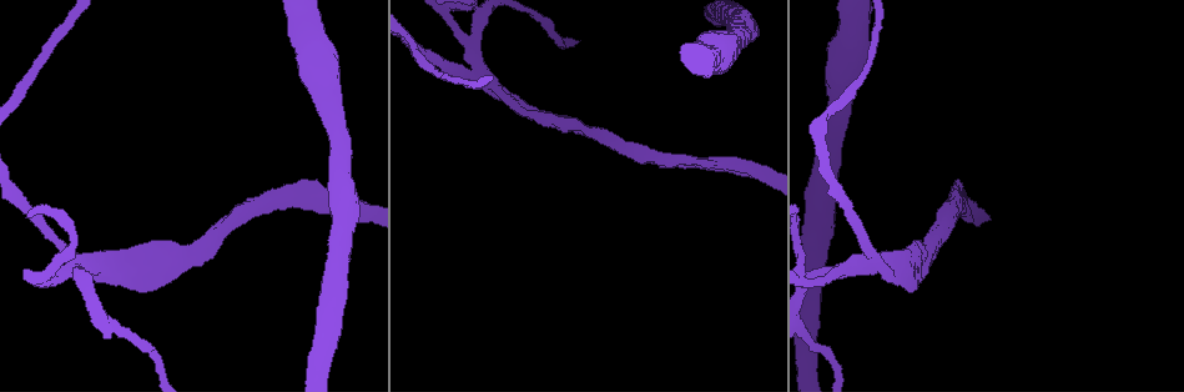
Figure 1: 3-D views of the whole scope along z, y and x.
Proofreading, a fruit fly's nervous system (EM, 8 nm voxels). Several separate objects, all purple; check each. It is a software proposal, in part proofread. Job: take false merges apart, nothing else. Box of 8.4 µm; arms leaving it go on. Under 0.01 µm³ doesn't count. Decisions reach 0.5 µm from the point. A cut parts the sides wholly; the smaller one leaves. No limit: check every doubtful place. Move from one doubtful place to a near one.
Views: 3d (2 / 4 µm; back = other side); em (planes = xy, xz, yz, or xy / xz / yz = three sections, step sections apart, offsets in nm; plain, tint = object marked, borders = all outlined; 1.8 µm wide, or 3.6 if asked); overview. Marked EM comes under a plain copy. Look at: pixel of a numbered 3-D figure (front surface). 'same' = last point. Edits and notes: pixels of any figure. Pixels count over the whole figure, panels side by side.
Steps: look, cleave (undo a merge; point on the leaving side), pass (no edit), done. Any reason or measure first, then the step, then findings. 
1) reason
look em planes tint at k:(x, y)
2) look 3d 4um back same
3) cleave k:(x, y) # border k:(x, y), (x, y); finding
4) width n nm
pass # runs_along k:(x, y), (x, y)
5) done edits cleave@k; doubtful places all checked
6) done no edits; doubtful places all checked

arms part here
look em planes tint at 1:(82, 259)

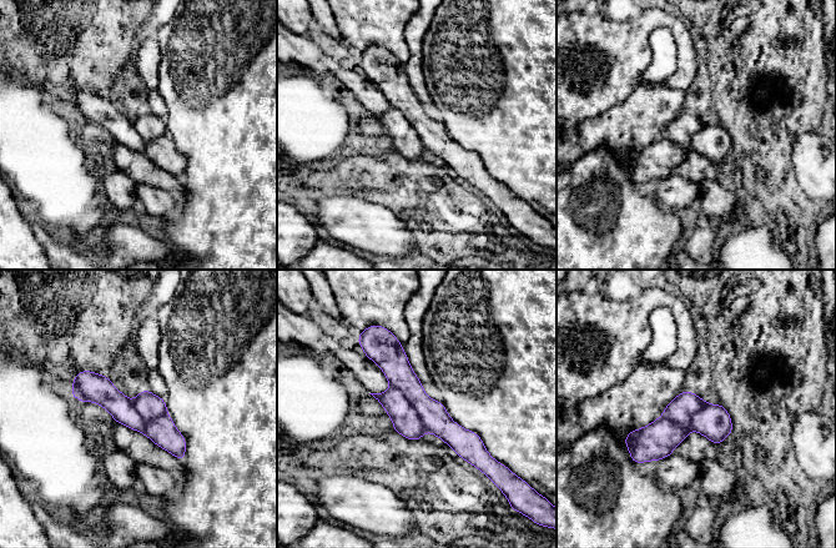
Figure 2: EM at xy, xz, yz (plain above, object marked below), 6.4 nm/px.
pass # runs_along 2:(391, 340), (406, 388), (472, 459); all the same neuron

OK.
abrupt turn
look em xy step 4 tint at 1:(540, 113)

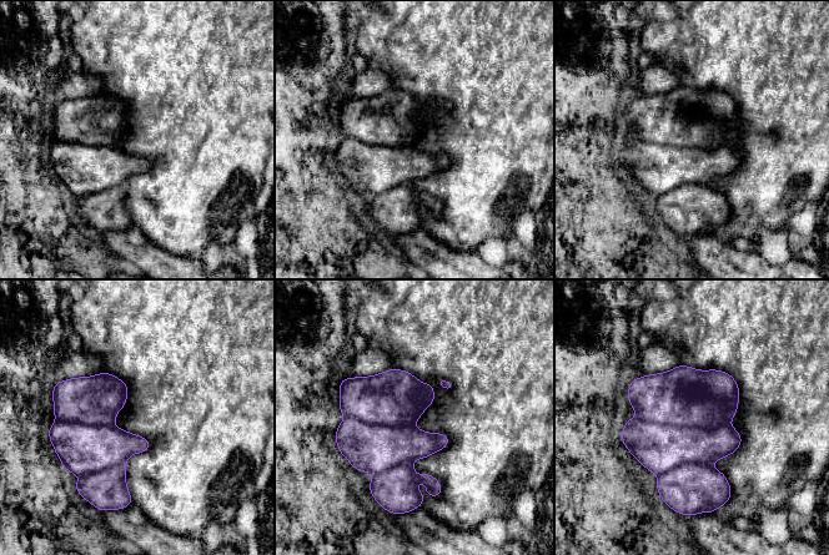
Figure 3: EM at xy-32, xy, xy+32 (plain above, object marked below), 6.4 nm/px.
another direction
look em planes tint same

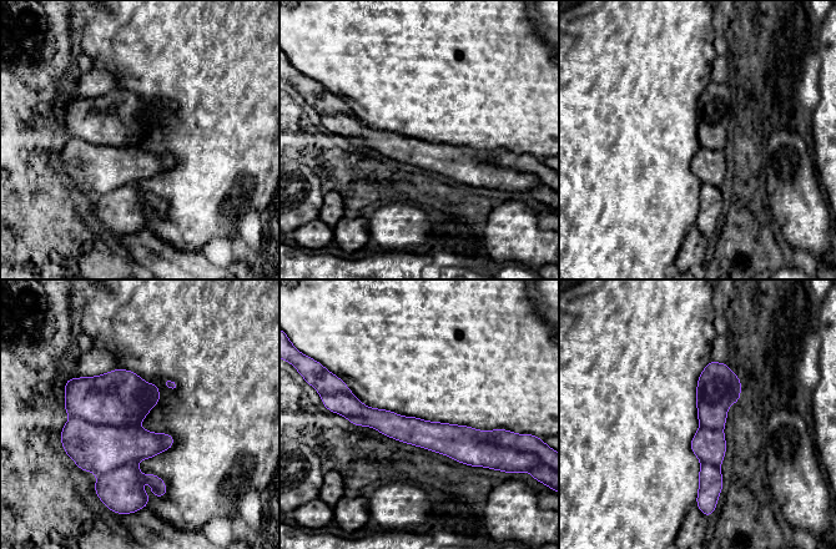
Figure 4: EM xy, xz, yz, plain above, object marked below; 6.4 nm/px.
width 190 nm
pass # continuous, no second neuron

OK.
sharp bend
look em planes tint at 1:(808, 282)

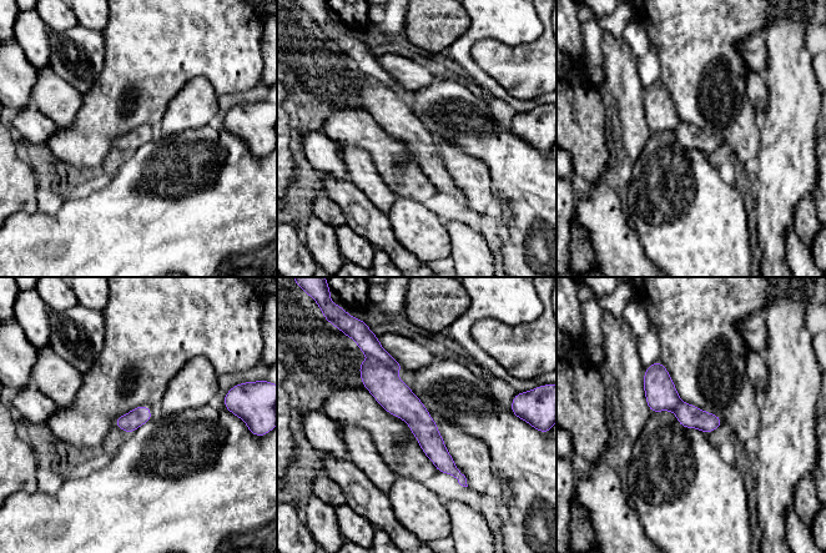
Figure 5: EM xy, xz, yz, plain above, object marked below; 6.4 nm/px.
pass # runs_along 5:(378, 353), (379, 380), (461, 477); all the same neuron

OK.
done no edits; doubtful places all checked

